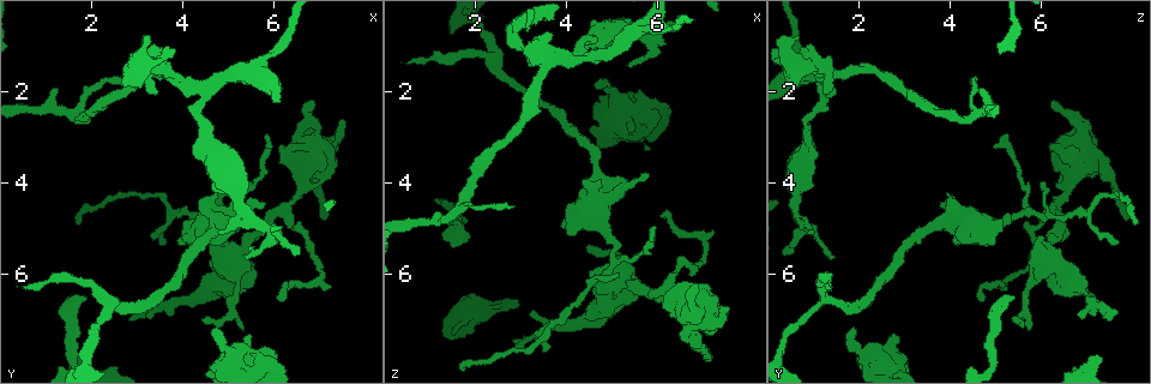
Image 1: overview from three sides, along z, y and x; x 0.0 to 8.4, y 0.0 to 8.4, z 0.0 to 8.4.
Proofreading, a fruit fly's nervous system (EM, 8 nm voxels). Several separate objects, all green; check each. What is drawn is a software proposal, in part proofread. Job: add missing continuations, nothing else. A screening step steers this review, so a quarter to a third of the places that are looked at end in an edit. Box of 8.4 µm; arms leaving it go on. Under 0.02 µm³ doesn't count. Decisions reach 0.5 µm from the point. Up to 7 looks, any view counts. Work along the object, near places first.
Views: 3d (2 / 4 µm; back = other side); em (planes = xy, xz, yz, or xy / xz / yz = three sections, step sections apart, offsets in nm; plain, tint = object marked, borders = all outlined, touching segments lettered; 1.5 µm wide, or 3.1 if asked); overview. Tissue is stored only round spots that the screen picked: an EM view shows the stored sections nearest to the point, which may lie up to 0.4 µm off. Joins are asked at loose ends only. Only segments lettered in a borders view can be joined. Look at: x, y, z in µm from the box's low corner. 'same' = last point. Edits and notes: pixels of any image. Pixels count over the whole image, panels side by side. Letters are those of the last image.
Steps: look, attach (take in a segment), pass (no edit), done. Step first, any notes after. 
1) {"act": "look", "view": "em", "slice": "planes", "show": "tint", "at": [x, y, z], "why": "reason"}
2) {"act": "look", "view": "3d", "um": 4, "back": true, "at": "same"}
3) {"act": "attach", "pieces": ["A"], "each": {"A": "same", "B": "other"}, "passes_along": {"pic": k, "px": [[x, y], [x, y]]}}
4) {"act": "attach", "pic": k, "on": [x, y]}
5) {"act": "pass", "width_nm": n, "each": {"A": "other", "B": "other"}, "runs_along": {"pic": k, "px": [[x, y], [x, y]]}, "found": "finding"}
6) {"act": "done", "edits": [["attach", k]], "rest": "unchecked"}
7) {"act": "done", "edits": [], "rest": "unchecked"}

{"act": "look", "view": "em", "slice": "xz", "step": 4, "show": "tint", "at": [6.85, 2.20, 6.20], "why": "branch stops here"}

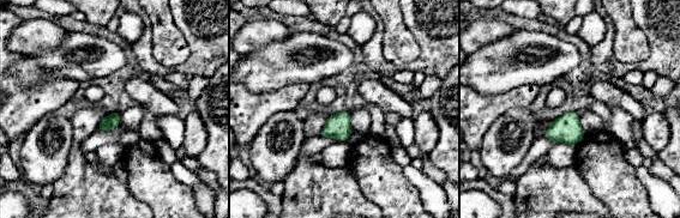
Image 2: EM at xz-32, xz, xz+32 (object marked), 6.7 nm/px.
{"act": "look", "view": "em", "slice": "planes", "show": "borders", "at": "same", "why": "another direction"}

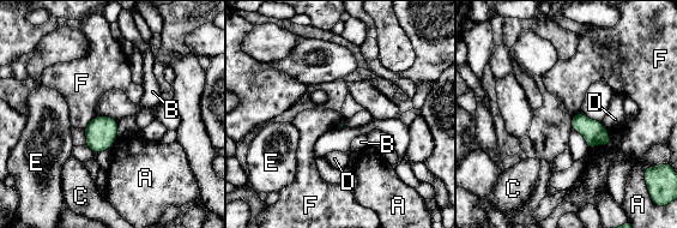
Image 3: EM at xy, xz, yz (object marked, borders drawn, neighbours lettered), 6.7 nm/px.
{"act": "pass", "each": {"A": "other", "B": "other", "C": "other", "D": "other", "E": "other", "F": "other"}, "border": {"pic": 3, "px": [[96, 116], [83, 128]]}, "found": "none of them fits"}

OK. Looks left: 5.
{"act": "look", "view": "em", "slice": "planes", "show": "tint", "at": [7.10, 4.85, 7.85], "why": "branch stops here"}

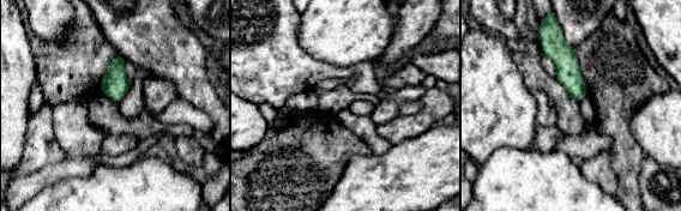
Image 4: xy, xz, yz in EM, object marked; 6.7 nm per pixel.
{"act": "look", "view": "em", "slice": "planes", "show": "borders", "at": "same", "why": "see the neighbours"}

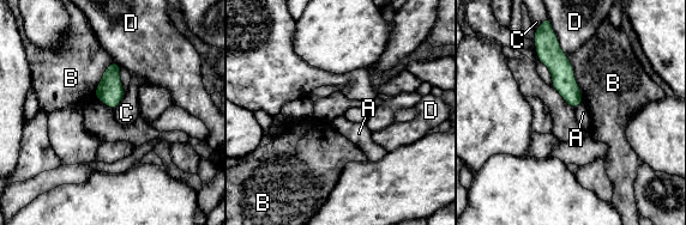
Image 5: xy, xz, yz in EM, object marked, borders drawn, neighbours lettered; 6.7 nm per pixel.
{"act": "pass", "width_nm": 140, "each": {"A": "other", "B": "other", "C": "other", "D": "other"}, "runs_along": {"pic": 5, "px": [[541, 48], [560, 67], [575, 103]]}, "found": "none of them fits"}

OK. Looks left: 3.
{"act": "look", "view": "3d", "um": 2, "at": [1.65, 6.50, 5.35], "why": "thin end"}

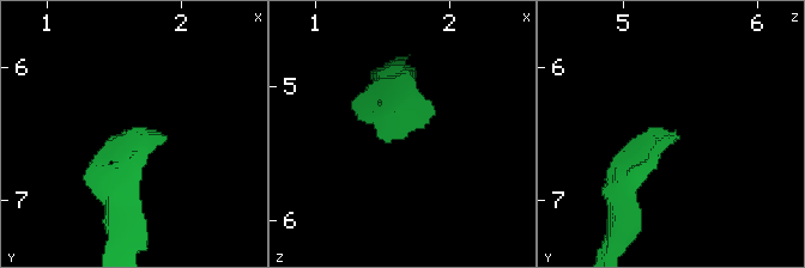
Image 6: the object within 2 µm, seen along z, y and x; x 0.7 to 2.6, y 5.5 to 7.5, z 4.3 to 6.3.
{"act": "look", "view": "em", "slice": "xz", "step": 8, "show": "tint", "at": [1.60, 6.52, 5.42], "why": "shape alone is not enough"}

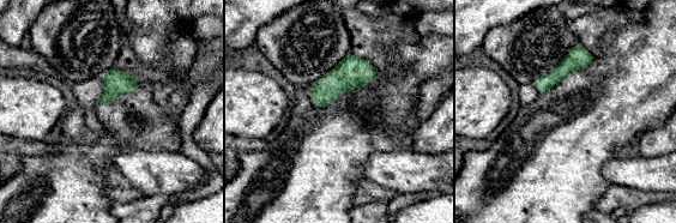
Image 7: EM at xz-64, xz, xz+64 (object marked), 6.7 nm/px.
{"act": "look", "view": "em", "slice": "planes", "show": "borders", "at": "same"}

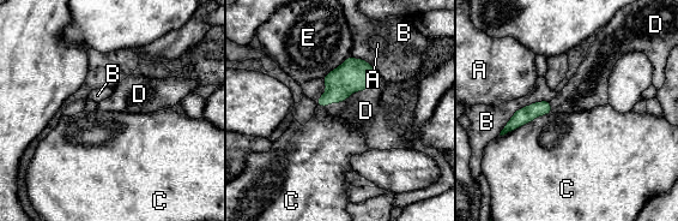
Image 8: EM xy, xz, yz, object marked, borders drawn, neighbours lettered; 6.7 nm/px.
{"act": "attach", "pieces": ["D"], "longest_contact_nm": ["B", 420], "each": {"A": "other", "B": "other", "C": "other", "D": "same", "E": "other"}, "passes_along": {"pic": 8, "px": [[353, 75], [347, 96], [365, 111]]}, "found": "the neuron continues"}

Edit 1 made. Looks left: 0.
{"act": "done", "edits": [["attach", 8]], "rest": "unchecked"}

